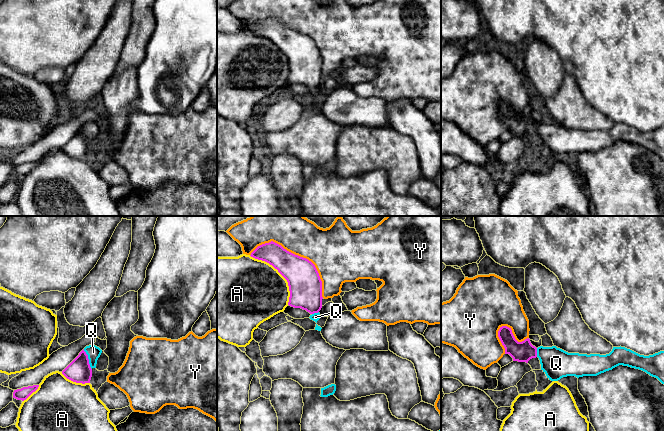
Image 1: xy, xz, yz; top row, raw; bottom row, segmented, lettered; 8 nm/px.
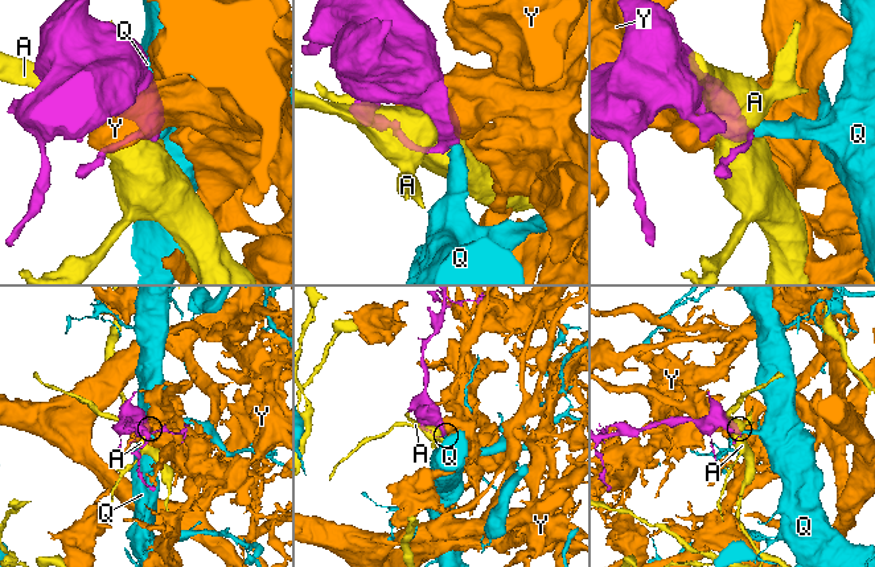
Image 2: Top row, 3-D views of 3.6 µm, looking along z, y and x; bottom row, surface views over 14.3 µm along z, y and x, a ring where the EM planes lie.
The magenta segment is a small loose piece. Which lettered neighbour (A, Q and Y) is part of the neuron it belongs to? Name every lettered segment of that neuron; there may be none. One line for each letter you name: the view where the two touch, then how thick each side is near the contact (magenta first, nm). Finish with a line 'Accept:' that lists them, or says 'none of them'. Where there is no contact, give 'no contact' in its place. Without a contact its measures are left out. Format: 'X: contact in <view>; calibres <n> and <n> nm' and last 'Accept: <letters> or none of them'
Q: contact in xy; calibres 190 and 110 nm
Accept: Q

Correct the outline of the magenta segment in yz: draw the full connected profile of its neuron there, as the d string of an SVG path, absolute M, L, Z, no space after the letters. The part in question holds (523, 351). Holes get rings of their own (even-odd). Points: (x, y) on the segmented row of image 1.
M500 327L498 337L513 361L526 362L538 357L541 370L551 381L558 381L563 377L597 376L613 368L623 365L639 369L664 384L664 351L653 355L640 355L625 347L613 347L606 355L568 353L556 346L536 348L527 338L518 342L511 328Z

